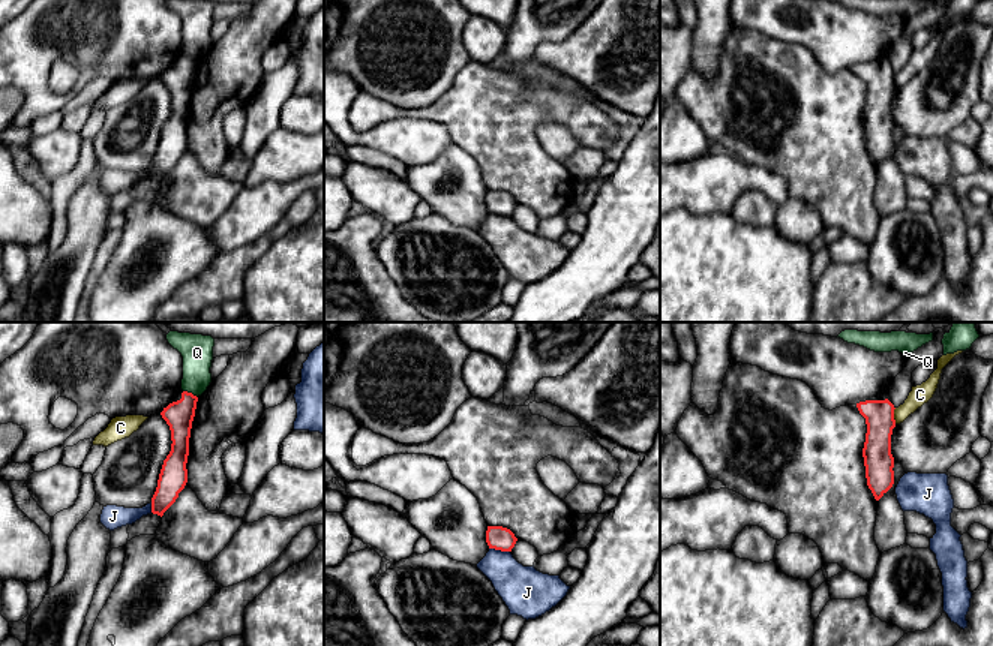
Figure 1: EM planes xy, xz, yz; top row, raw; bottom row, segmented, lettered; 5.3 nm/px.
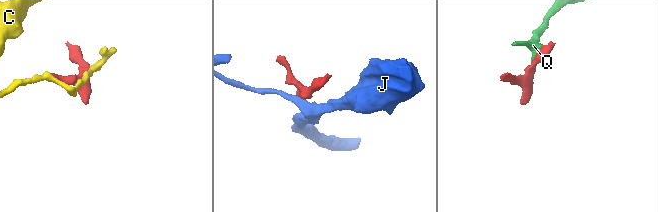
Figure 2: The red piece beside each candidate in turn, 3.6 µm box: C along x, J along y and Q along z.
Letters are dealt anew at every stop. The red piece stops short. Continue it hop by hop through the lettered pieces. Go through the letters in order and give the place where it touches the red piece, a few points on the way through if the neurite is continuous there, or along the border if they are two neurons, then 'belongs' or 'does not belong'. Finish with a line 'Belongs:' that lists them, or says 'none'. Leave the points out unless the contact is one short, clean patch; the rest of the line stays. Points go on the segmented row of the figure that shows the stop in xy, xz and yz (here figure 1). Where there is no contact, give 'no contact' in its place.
C: yz (893, 415) | along yz (896, 408), (894, 423) | does not belong
J: xz (500, 549) | along xz (489, 547), (509, 552) | does not belong
Q: xy (191, 393) | along xy (183, 390), (197, 397) | does not belong
Belongs: none

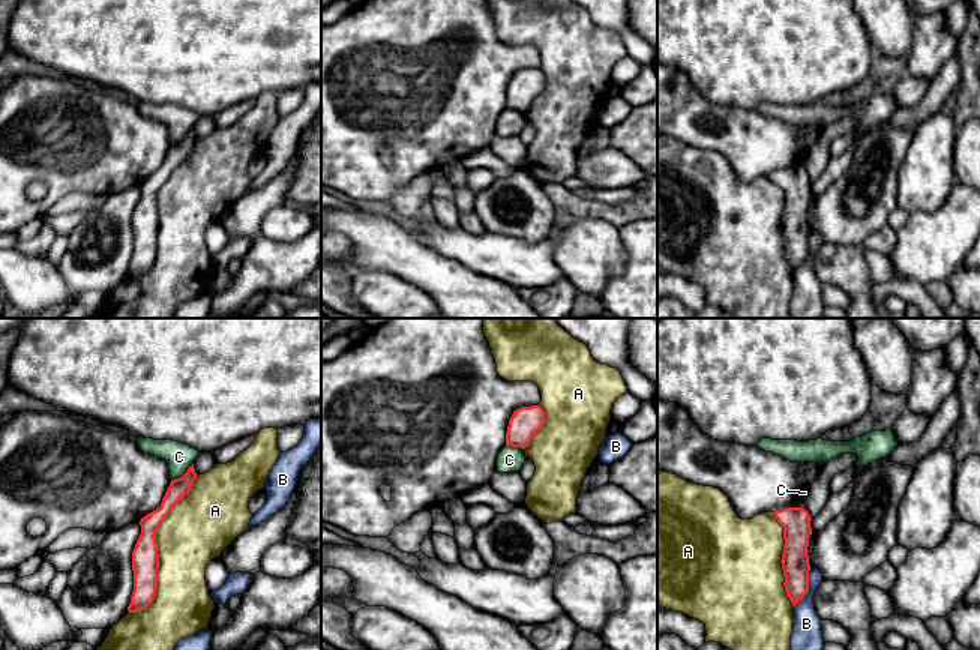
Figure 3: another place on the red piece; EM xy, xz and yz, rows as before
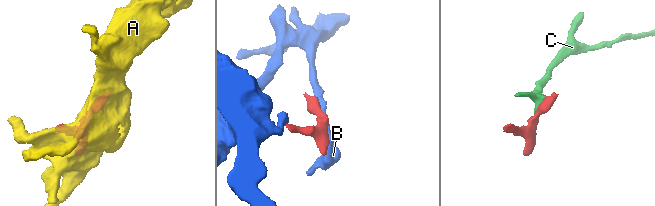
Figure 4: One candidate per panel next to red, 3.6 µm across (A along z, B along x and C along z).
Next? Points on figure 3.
A: xy (156, 550) | does not belong
B: yz (808, 589) | along yz (811, 568), (806, 595), (794, 608) | does not belong
C: xy (183, 475) | along xy (192, 463), (180, 476), (171, 481) | does not belong
Belongs: none

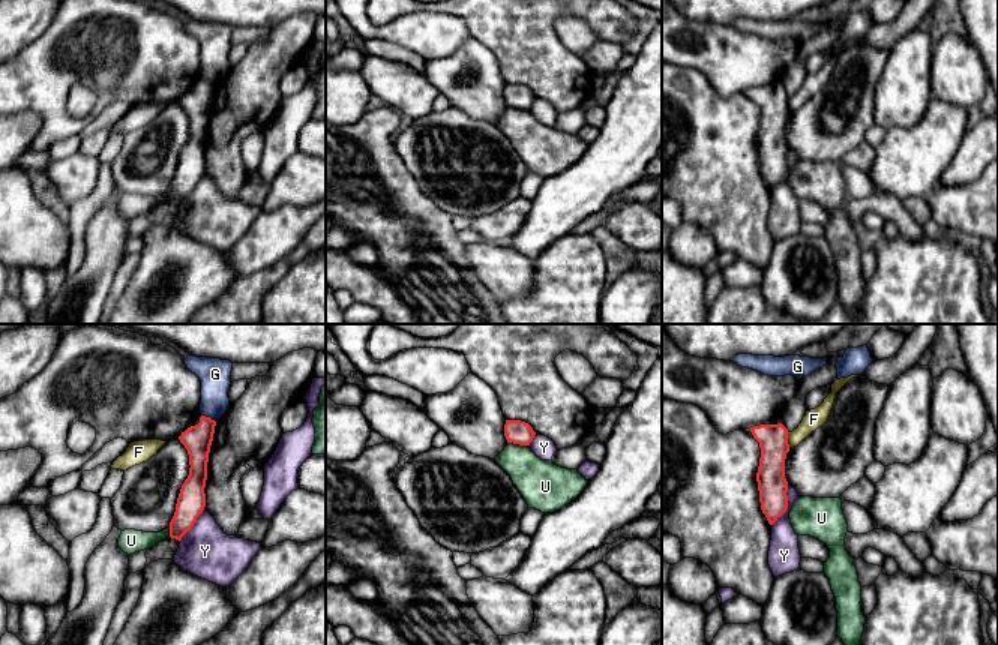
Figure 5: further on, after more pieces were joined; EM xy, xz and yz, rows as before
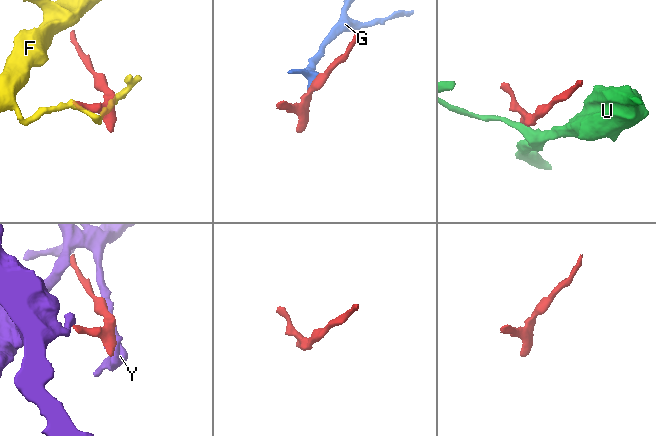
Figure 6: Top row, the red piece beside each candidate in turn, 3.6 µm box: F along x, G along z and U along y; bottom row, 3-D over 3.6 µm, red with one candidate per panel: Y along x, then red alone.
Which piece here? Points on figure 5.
F: yz (787, 440) | along yz (790, 432), (788, 447) | does not belong
G: xy (209, 417) | along xy (201, 414), (215, 422) | does not belong
U: xz (518, 443) | along xz (508, 441), (527, 446) | does not belong
Y: yz (787, 506) | along yz (788, 485), (787, 510), (772, 525) | does not belong
Belongs: none

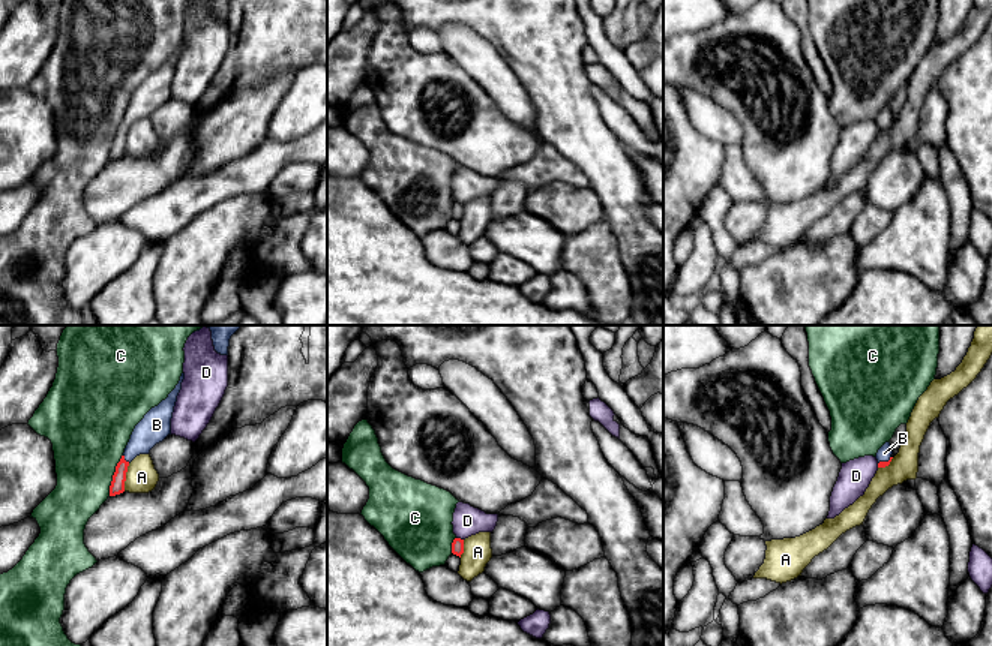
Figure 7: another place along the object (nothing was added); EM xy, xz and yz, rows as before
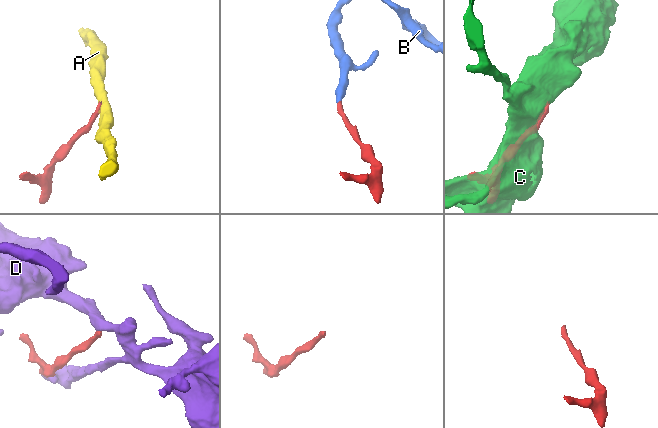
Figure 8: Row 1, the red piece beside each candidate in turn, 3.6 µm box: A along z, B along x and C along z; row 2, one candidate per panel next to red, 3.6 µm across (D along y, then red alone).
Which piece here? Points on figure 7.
A: xy (125, 477) | along xy (129, 463), (125, 472), (123, 490) | does not belong
B: xy (123, 459) | across xy (117, 484), (123, 459), (155, 426) | belongs
C: xy (113, 475) | does not belong
D: xz (459, 538) | along xz (456, 537), (462, 540) | does not belong
Belongs: B

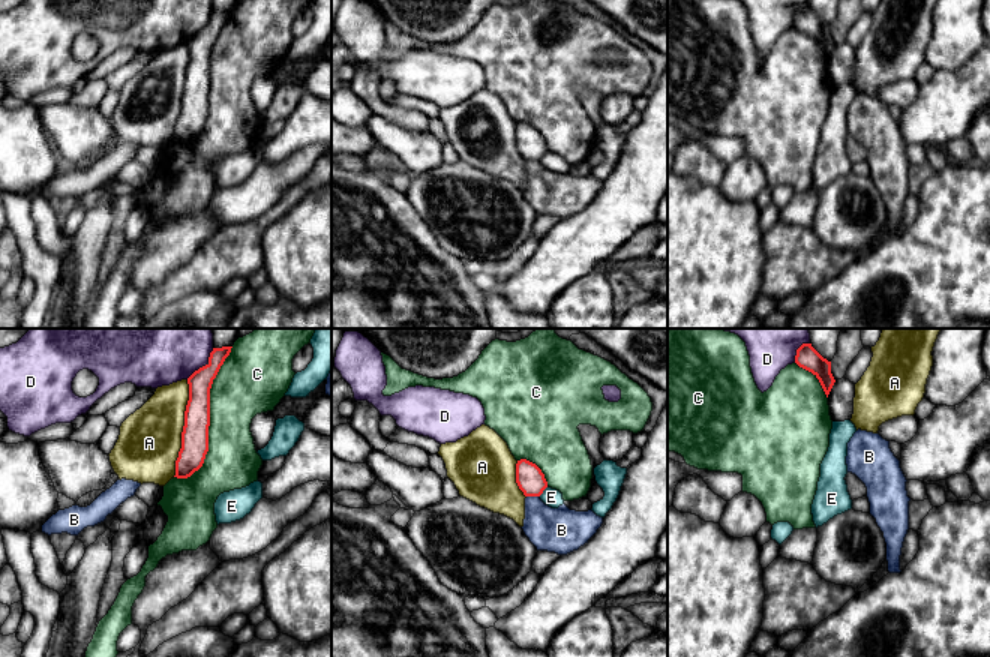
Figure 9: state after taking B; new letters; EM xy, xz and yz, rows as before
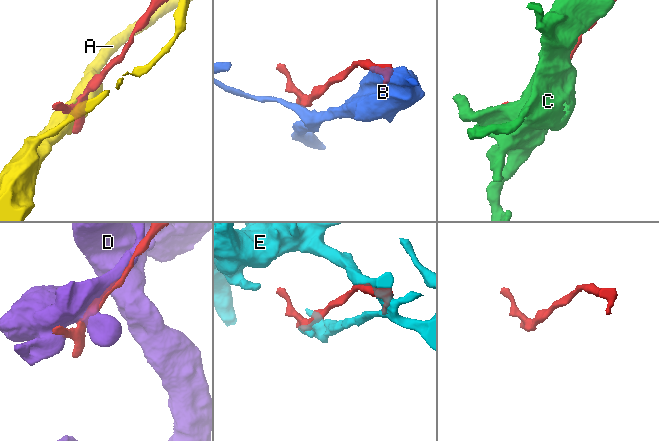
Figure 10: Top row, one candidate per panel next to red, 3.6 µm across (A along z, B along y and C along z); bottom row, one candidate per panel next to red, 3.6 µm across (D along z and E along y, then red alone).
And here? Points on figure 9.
A: xy (183, 428) | does not belong
B: xz (533, 495) | along xz (527, 495), (539, 497) | does not belong
C: xy (209, 419) | does not belong
D: xy (203, 366) | does not belong
E: xz (543, 489) | does not belong
Belongs: none

